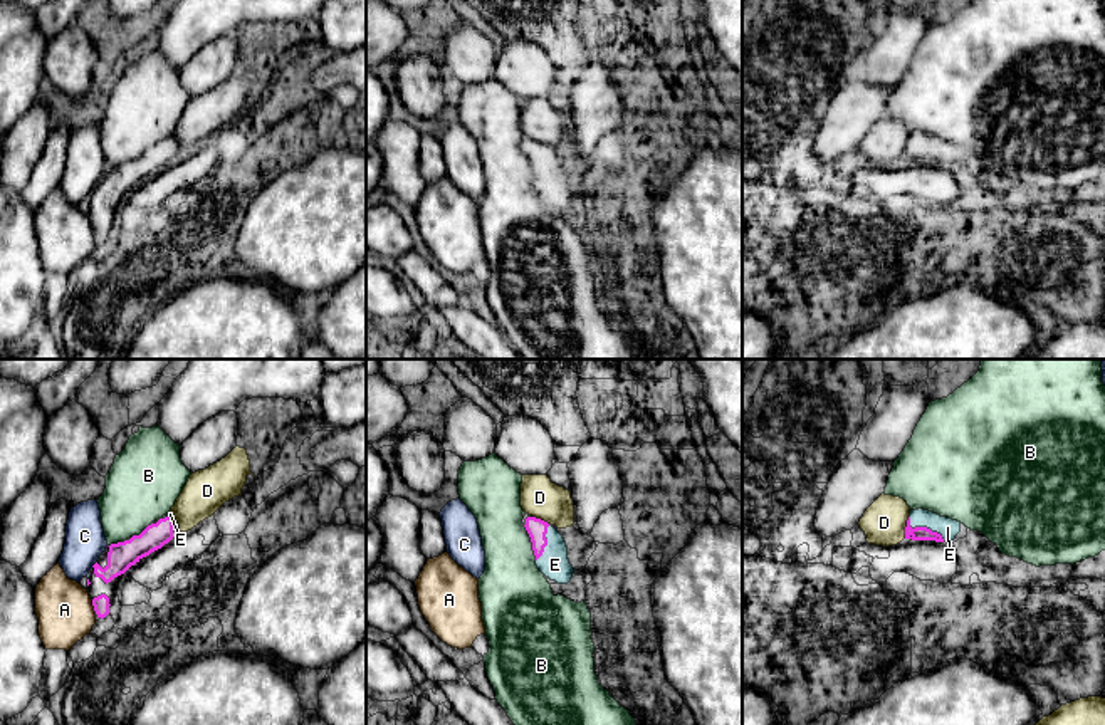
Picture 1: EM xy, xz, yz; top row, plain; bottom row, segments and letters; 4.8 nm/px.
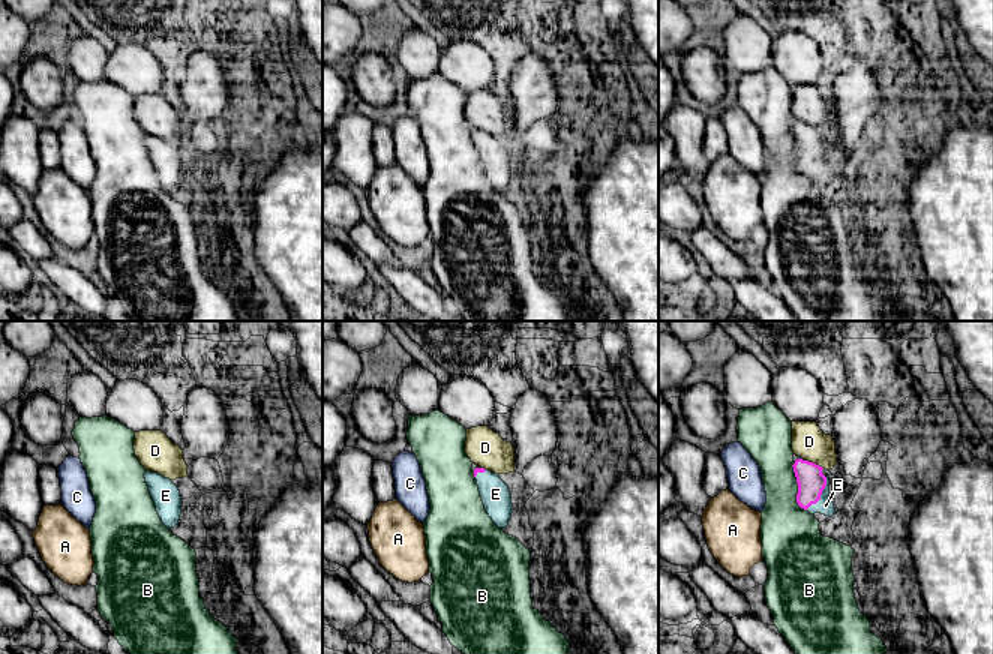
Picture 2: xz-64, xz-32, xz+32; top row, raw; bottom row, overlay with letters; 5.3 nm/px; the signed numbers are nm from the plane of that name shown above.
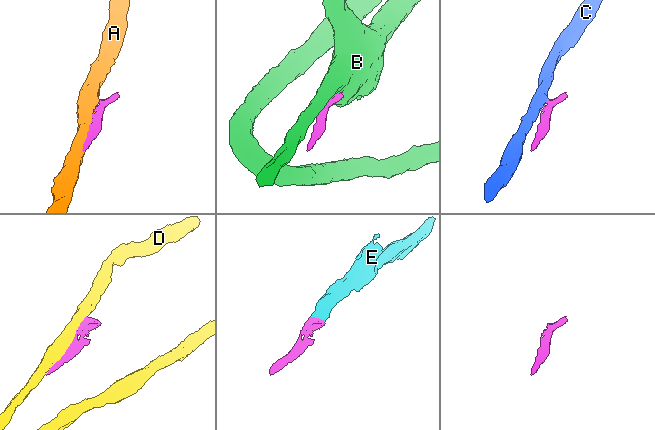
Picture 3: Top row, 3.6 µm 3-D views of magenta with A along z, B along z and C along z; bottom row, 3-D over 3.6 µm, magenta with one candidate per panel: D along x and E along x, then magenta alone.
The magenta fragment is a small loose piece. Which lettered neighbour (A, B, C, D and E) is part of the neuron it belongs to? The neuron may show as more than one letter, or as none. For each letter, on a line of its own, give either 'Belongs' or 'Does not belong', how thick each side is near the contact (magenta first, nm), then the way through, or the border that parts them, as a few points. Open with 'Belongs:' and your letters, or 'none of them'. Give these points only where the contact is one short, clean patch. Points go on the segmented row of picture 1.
Belongs: E
A: Does not belong. Thickness 80 nm (magenta) against 280 nm
B: Does not belong. Thickness 90 nm (magenta) against 320 nm
C: Does not belong. Thickness 140 nm (magenta) against 190 nm. Boundary: xy (96, 561), (91, 566)
D: Does not belong. Thickness 60 nm (magenta) against 220 nm
E: Belongs. Thickness 60 nm (magenta) against 90 nm. Path across: yz (919, 532), (924, 527), (947, 527)

